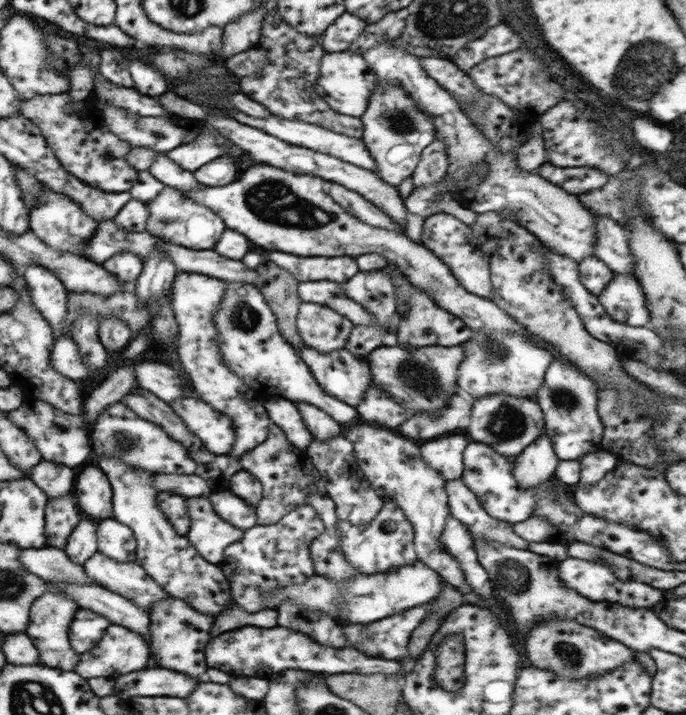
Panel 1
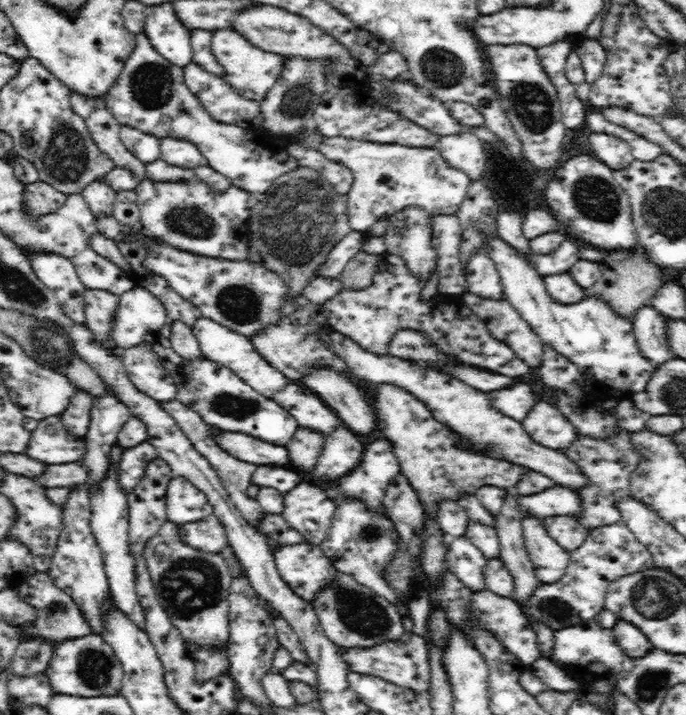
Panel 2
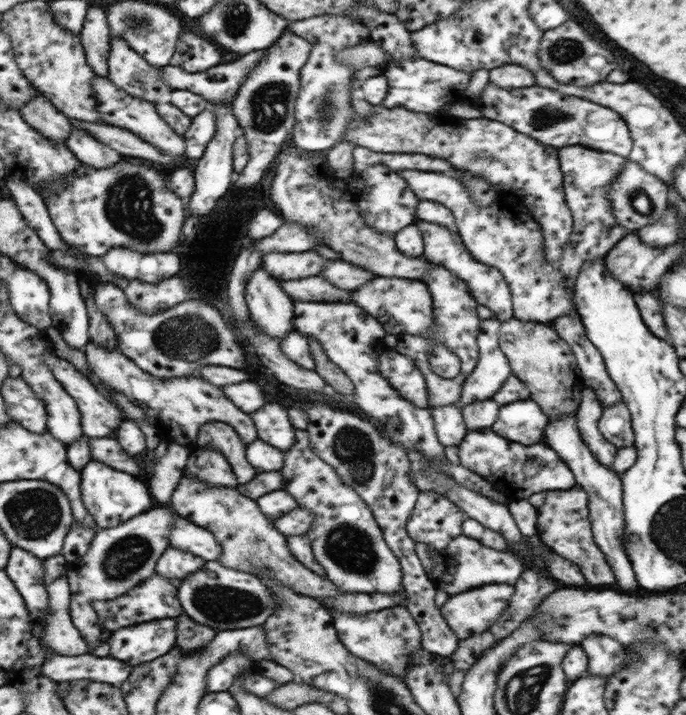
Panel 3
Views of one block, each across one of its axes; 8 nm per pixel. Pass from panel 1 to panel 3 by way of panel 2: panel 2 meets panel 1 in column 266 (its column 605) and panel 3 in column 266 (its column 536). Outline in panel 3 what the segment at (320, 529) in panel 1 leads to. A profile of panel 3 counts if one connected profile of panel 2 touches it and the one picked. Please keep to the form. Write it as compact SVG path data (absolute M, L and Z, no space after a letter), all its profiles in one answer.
M206 561L200 571L178 584L178 599L187 617L214 631L263 626L276 608L272 592L256 575L226 568L217 561Z

